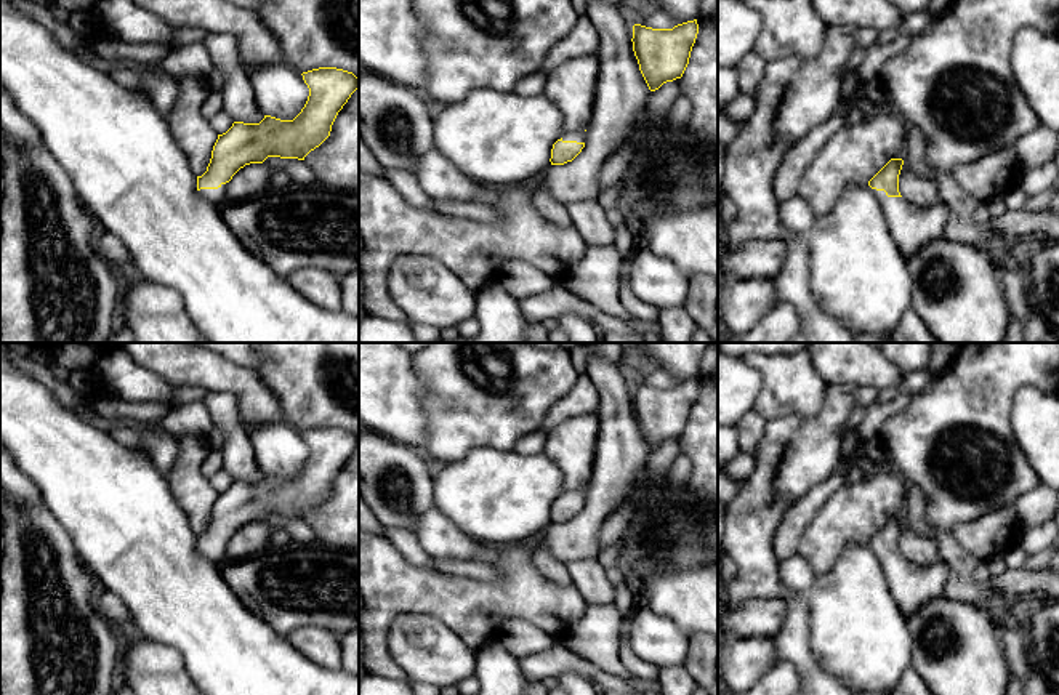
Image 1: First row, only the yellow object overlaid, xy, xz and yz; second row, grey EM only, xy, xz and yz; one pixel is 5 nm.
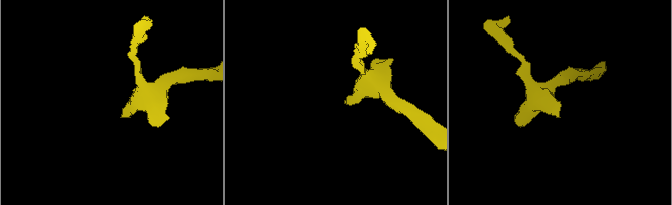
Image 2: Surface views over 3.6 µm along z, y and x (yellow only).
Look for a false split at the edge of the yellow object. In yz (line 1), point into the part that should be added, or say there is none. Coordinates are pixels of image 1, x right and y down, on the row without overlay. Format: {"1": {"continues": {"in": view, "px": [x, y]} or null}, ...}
{"1": {"continues": {"in": "yz", "px": [910, 585]}}}

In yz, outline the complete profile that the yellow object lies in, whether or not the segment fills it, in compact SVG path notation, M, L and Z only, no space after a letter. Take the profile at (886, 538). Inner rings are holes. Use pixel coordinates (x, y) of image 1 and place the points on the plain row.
M891 517L870 540L873 554L880 560L889 591L905 620L926 601L942 594L948 565L939 559L934 565L916 565L899 551L902 517Z

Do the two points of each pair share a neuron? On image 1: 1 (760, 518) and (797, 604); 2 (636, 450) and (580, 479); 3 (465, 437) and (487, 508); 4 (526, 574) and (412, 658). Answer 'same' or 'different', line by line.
1: same
2: different
3: different
4: different

